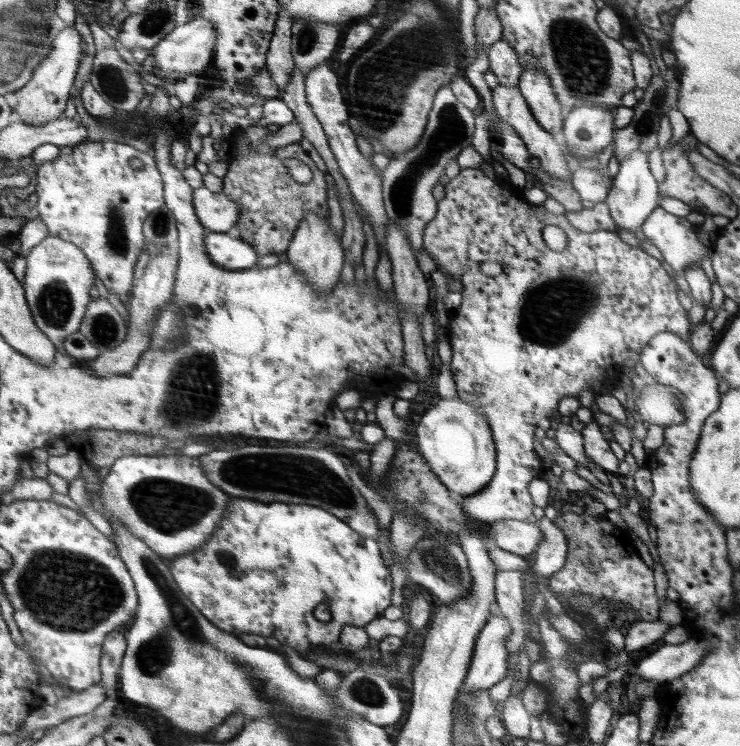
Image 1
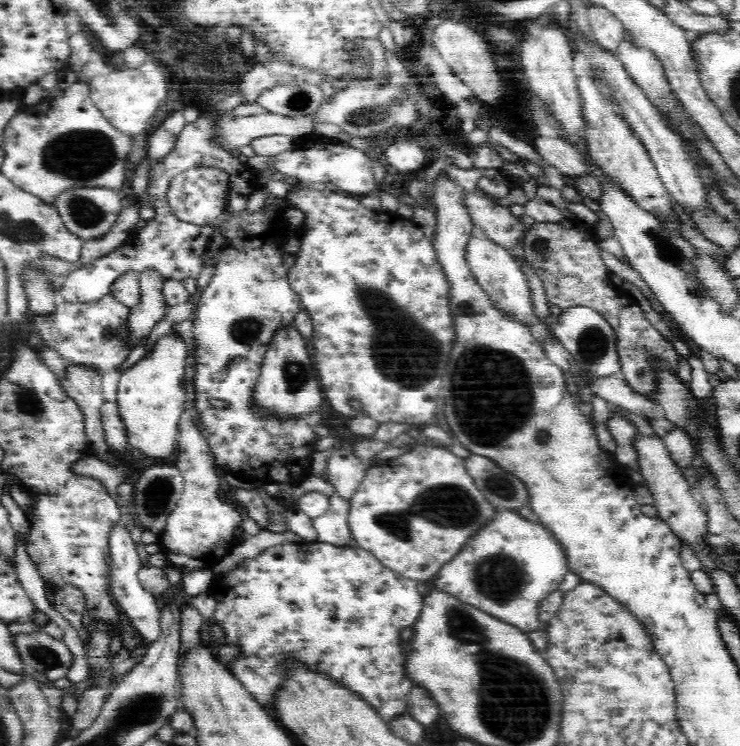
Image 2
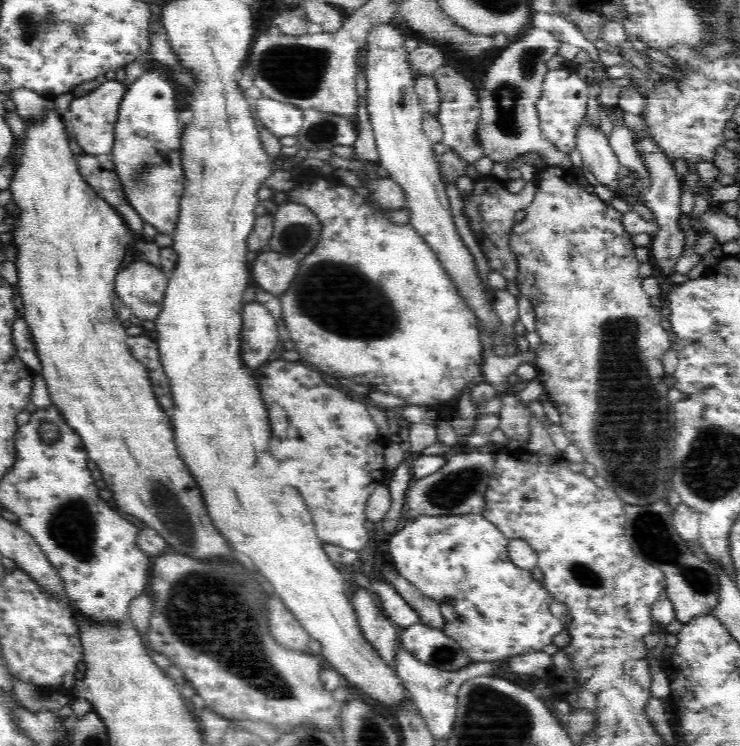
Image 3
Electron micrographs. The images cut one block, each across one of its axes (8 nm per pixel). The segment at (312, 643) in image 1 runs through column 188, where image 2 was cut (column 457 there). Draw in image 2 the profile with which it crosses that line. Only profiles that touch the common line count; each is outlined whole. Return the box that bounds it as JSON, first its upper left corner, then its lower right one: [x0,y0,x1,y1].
[432,508,568,633]

